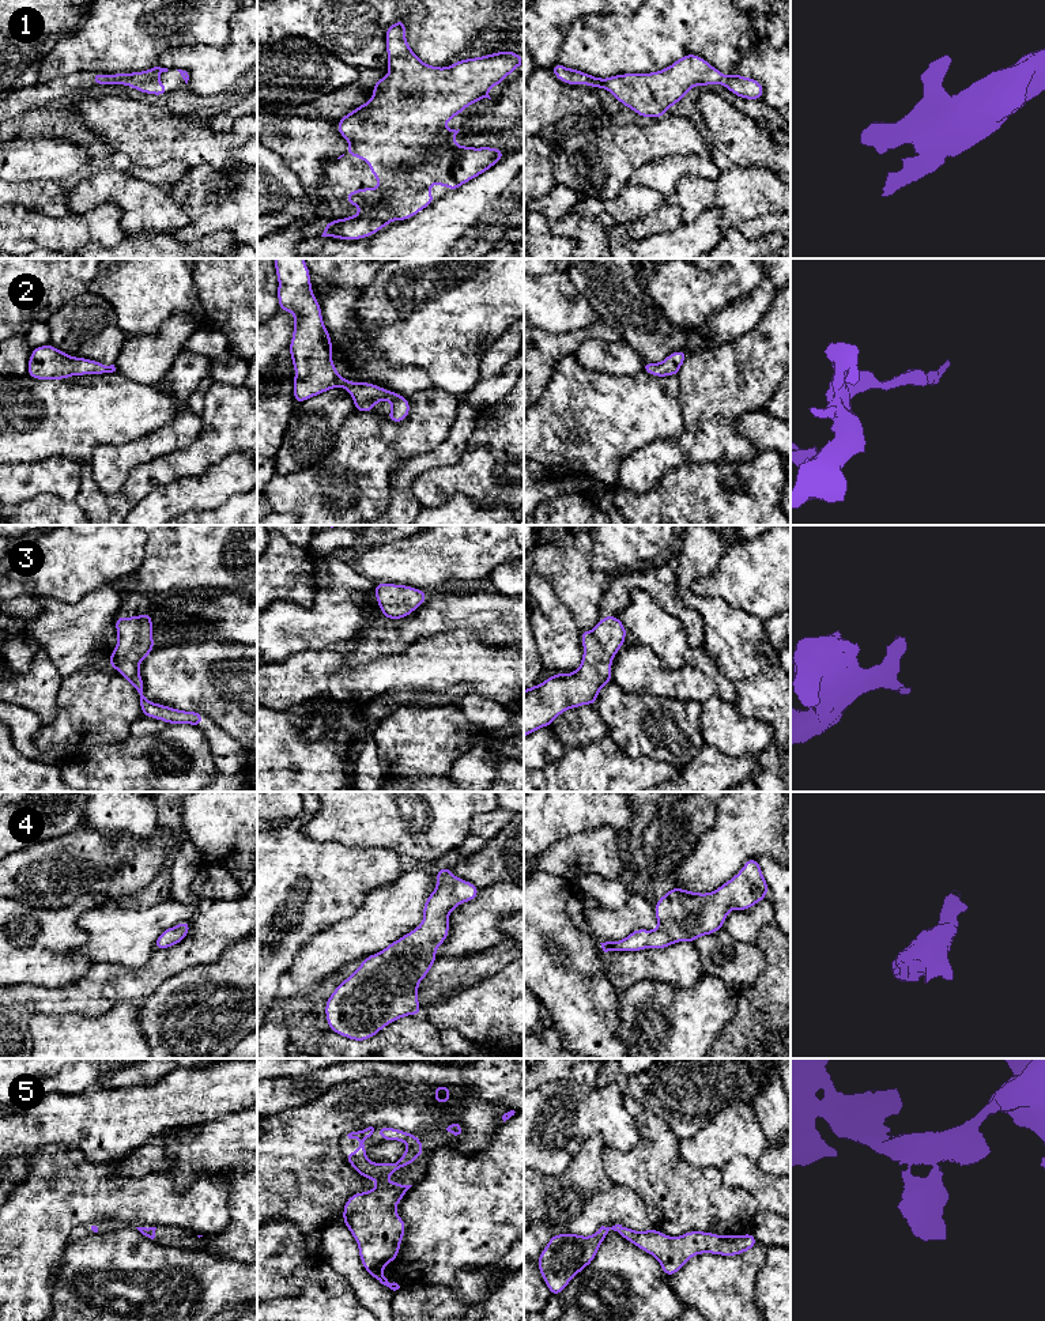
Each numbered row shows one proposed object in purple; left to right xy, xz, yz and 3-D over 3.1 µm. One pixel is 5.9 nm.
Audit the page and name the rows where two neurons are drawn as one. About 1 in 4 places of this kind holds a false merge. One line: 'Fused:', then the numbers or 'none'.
Fused: none

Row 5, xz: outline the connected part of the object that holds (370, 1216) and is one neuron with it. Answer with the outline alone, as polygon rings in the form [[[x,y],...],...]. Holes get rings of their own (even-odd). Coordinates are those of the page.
[[[380,1126],[381,1140],[408,1143],[408,1148],[397,1163],[374,1163],[366,1158],[366,1143],[358,1141],[356,1152],[347,1152],[346,1159],[367,1180],[376,1180],[378,1185],[362,1193],[354,1193],[344,1204],[343,1222],[355,1238],[363,1268],[381,1284],[396,1291],[397,1283],[389,1283],[382,1275],[388,1263],[399,1254],[401,1238],[405,1233],[405,1222],[396,1214],[396,1205],[412,1185],[386,1182],[385,1178],[404,1166],[410,1166],[419,1155],[423,1155],[423,1141],[416,1135]]]

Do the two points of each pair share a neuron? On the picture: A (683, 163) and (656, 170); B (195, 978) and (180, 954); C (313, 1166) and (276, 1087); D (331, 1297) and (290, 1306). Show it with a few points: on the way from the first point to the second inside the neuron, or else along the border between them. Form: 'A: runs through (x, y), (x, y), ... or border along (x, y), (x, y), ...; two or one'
A: runs through (676, 168), (663, 170); one
B: border along (219, 959), (188, 966), (161, 985); two
C: border along (317, 1099), (285, 1108), (271, 1114); two
D: runs through (321, 1306), (300, 1306); one

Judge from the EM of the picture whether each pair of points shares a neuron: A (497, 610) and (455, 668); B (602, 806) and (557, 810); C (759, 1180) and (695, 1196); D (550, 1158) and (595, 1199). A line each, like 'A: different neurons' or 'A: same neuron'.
A: different neurons
B: same neuron
C: different neurons
D: different neurons

